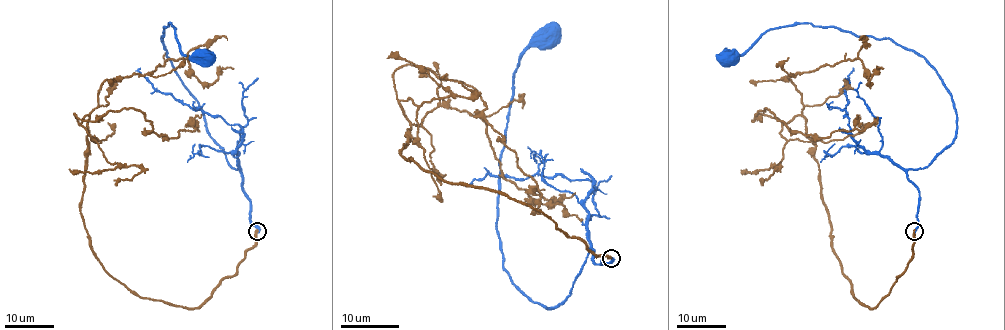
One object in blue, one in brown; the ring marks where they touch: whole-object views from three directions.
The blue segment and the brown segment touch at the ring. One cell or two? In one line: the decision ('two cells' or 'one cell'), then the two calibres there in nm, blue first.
two cells; calibres 360 and 320 nm

